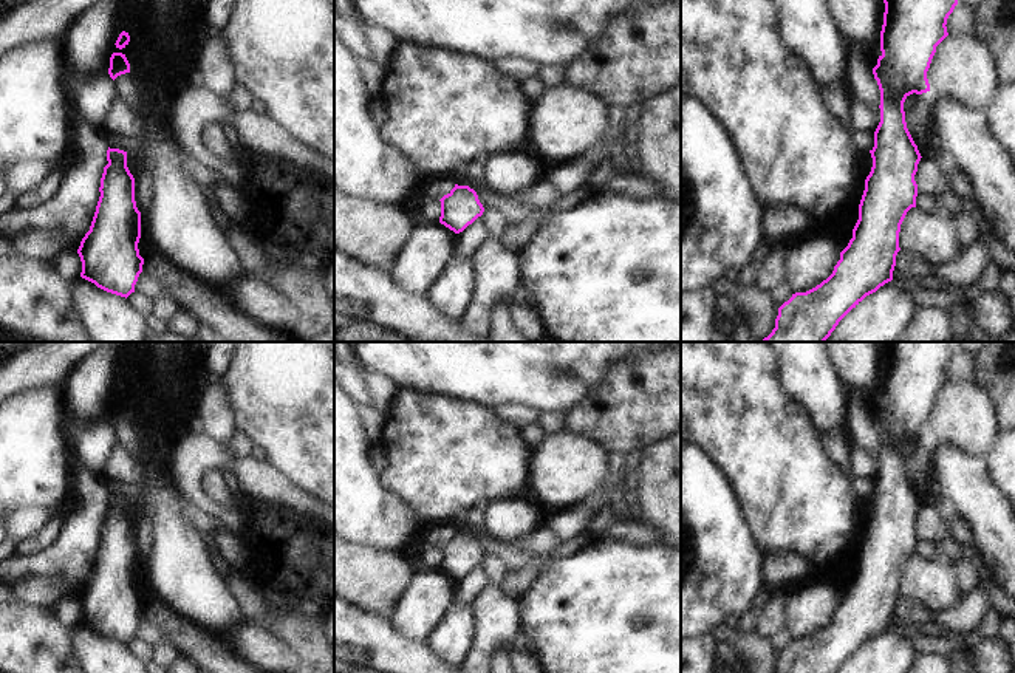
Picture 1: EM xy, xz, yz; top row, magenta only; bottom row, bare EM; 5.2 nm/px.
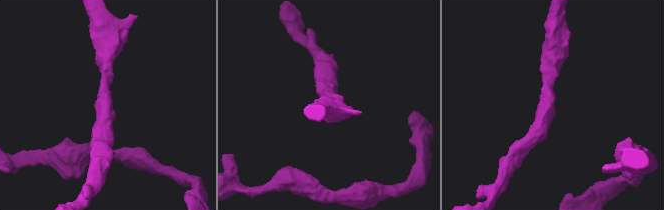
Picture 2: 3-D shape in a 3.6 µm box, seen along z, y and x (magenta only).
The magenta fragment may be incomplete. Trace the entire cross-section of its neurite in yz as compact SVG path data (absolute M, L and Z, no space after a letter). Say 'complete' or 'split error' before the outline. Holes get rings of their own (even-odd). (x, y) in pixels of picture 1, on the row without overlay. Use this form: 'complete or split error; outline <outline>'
complete; outline M883 342L885 359L880 377L880 398L873 415L880 436L880 469L870 497L873 514L865 526L859 551L859 566L853 585L840 599L832 620L806 639L795 639L778 654L775 673L837 673L866 642L893 627L899 594L901 571L911 554L916 554L918 531L914 521L921 500L905 469L904 449L916 439L930 438L927 418L936 393L948 382L947 365L958 351L959 342Z

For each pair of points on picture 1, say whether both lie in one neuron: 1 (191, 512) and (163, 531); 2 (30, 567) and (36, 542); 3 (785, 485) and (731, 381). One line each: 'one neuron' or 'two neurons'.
1: two neurons
2: two neurons
3: one neuron

